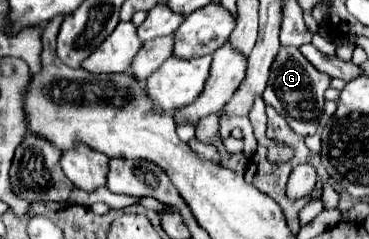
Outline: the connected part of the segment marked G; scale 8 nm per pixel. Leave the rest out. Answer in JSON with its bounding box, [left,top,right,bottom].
[263,47,331,137]

